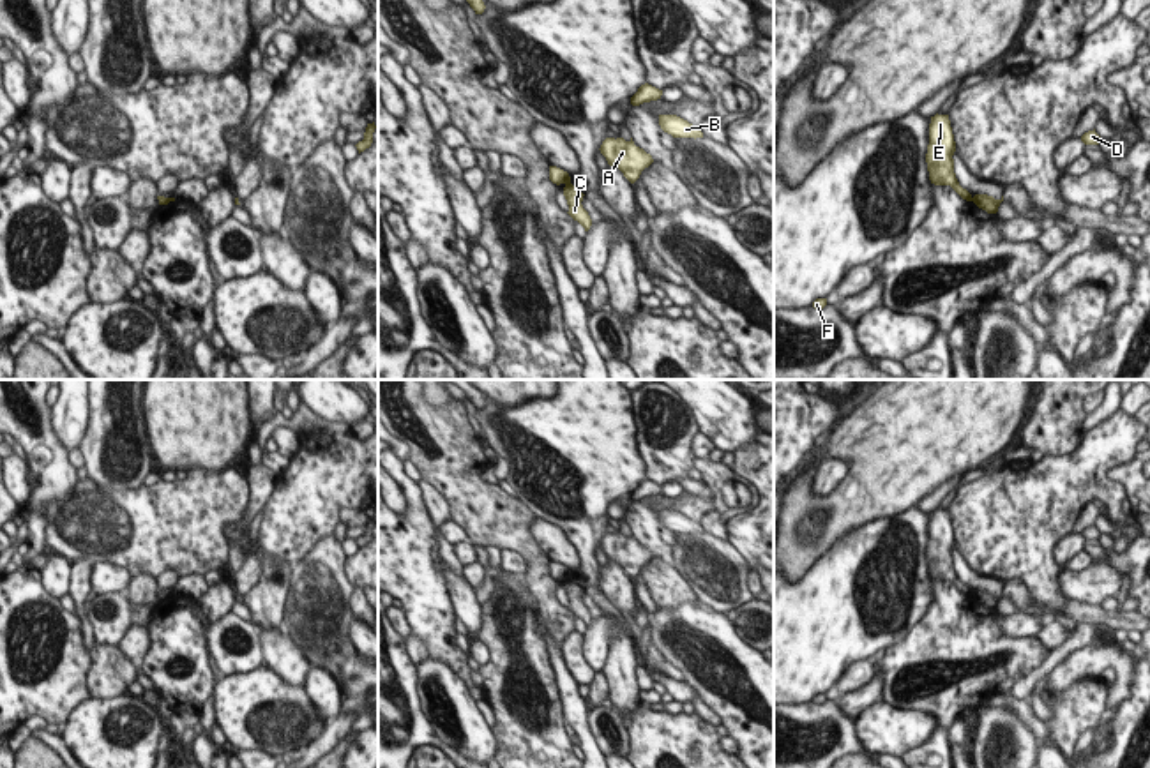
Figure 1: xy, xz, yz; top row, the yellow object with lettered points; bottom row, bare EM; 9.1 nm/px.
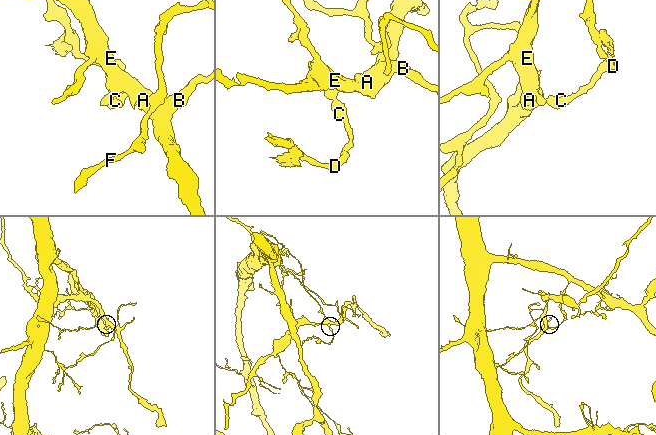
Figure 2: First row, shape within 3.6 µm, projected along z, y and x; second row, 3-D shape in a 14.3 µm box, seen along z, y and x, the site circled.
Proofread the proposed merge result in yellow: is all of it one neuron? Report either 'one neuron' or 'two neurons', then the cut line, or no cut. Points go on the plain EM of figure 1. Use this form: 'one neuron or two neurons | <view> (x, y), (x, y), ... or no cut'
two neurons | xz (569, 576), (566, 579)

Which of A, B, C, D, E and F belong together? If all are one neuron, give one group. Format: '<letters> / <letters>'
A B E / C D F

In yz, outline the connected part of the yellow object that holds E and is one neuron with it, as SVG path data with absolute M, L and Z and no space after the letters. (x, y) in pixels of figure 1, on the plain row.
M934 510L929 519L929 540L926 549L929 576L934 581L950 581L963 595L972 597L972 590L963 584L954 568L956 537L949 510Z

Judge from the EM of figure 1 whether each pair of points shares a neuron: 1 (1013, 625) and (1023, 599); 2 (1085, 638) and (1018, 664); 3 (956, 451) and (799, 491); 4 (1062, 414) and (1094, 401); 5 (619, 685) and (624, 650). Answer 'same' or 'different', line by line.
1: different
2: different
3: same
4: different
5: same

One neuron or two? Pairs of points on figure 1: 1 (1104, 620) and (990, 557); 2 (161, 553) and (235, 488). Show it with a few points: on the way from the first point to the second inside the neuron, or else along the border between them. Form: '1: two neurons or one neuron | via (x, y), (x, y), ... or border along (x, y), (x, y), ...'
1: two neurons | border along (1069, 599), (1066, 613), (1076, 624)
2: one neuron | via (179, 535), (218, 498)

